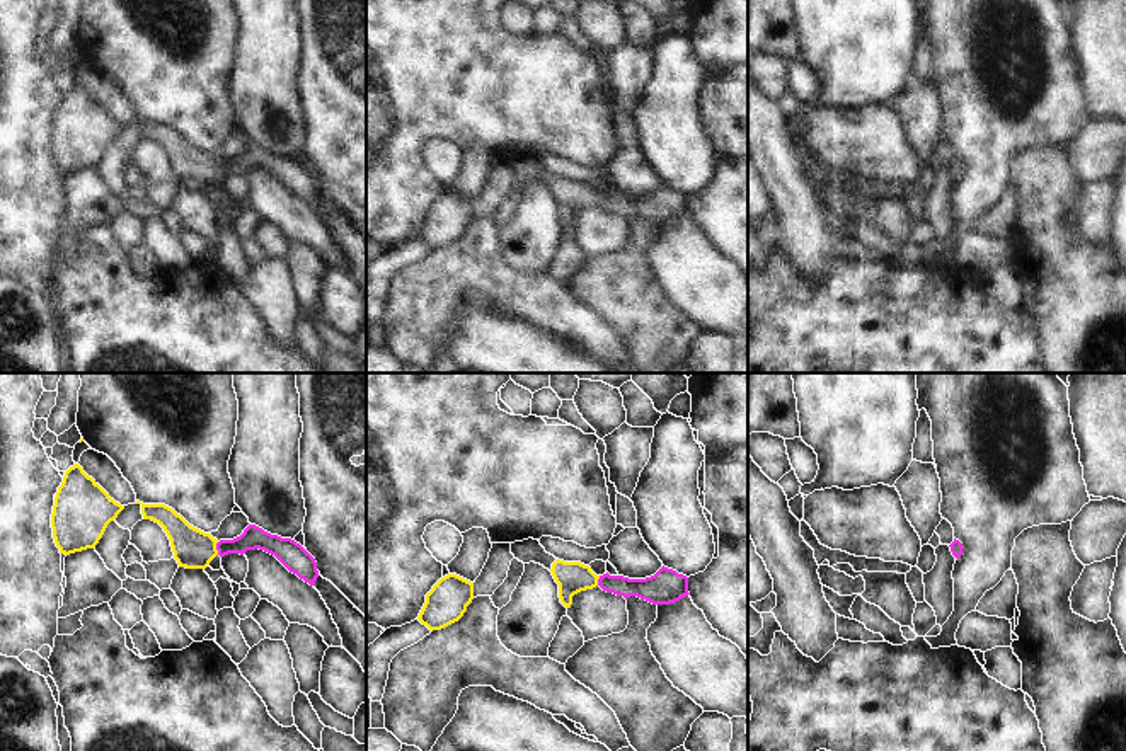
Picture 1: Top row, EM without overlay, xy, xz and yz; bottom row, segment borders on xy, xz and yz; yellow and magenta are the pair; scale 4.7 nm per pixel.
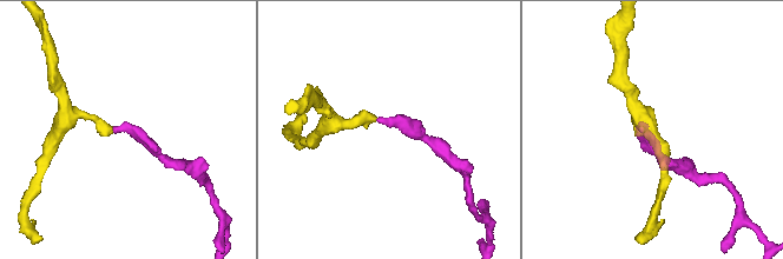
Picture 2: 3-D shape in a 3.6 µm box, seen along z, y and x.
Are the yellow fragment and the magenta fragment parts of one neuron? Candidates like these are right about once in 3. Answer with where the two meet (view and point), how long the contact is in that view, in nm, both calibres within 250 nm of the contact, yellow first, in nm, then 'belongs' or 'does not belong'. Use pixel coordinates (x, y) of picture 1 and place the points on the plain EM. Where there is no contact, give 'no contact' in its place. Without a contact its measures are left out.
xy (215, 167) | 60 nm | 190/110 nm | belongs

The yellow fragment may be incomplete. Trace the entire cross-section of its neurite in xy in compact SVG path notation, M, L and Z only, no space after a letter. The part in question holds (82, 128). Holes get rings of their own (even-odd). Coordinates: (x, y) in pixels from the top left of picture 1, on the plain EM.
M75 82L58 106L51 146L60 172L95 167L107 143L124 128Z

